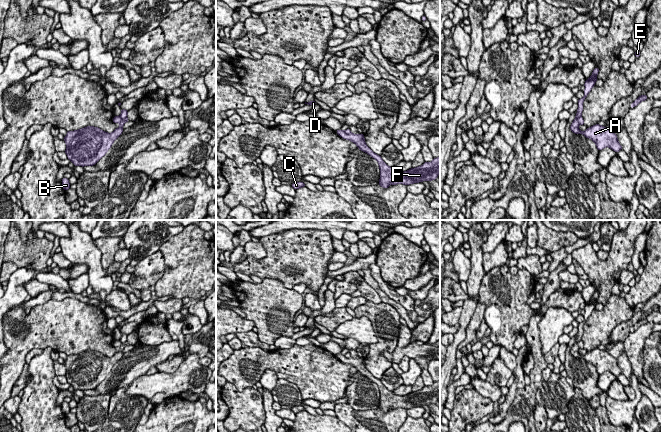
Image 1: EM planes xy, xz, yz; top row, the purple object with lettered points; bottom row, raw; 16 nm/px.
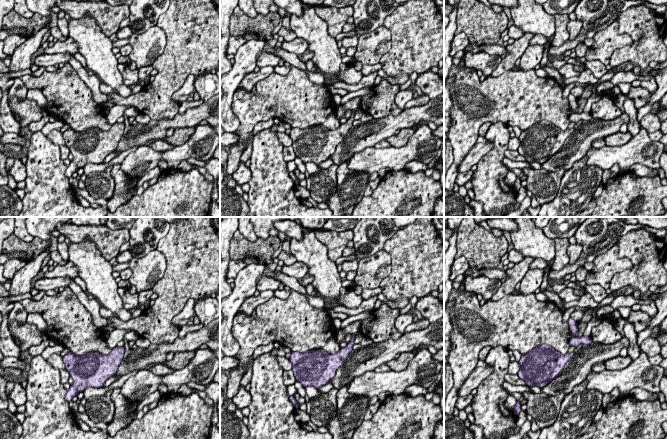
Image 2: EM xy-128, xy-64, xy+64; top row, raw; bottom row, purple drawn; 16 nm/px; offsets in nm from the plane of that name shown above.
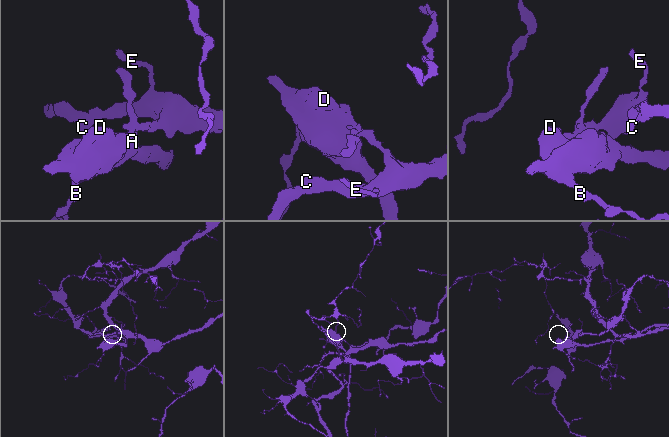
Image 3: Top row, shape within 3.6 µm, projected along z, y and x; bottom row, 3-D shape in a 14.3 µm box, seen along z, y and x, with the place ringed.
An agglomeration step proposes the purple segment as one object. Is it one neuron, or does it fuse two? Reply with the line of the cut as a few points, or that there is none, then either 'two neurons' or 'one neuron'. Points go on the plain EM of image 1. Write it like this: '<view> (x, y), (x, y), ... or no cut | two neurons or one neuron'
yz (580, 339), (577, 343), (578, 348) | two neurons

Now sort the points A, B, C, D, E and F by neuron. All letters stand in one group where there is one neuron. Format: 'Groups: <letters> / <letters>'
Groups: A B D / C E F

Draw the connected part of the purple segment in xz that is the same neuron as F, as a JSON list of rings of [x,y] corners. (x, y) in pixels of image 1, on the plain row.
[[[337,354],[336,357],[343,363],[350,364],[357,369],[359,374],[366,376],[377,384],[380,392],[379,409],[388,412],[390,409],[404,408],[409,409],[422,405],[436,404],[440,398],[440,381],[434,382],[432,386],[424,386],[422,390],[411,392],[405,396],[396,395],[389,391],[381,382],[375,378],[365,367],[364,358],[346,358],[344,355]]]

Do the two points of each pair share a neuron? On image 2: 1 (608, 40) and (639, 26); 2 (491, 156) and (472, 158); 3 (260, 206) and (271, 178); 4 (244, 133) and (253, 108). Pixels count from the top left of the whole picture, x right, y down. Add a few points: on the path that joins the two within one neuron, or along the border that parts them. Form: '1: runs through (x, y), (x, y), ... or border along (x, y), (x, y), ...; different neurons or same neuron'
1: border along (616, 20), (618, 31), (632, 42), (611, 55); different neurons
2: border along (484, 136), (492, 144), (492, 147), (475, 164); different neurons
3: runs through (267, 199), (271, 195), (271, 185); same neuron
4: runs through (246, 127), (249, 114); same neuron

